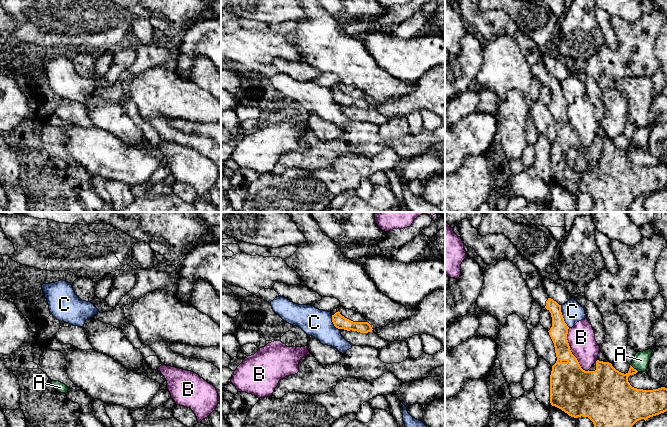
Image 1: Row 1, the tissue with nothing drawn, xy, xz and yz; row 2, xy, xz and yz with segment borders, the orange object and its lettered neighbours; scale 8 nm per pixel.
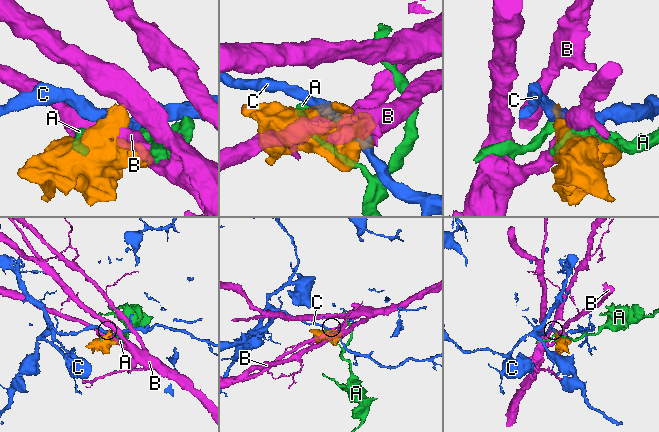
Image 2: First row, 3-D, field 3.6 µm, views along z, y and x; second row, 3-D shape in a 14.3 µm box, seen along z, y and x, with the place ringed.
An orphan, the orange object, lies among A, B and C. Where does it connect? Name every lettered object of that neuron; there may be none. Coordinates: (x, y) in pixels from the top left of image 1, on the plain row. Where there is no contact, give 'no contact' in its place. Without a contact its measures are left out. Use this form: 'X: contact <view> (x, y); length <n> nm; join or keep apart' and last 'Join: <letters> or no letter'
A: contact yz (633, 144); length 90 nm; keep apart
B: contact yz (570, 127); length 380 nm; keep apart
C: contact yz (562, 92); length 200 nm; keep apart
Join: no letter

